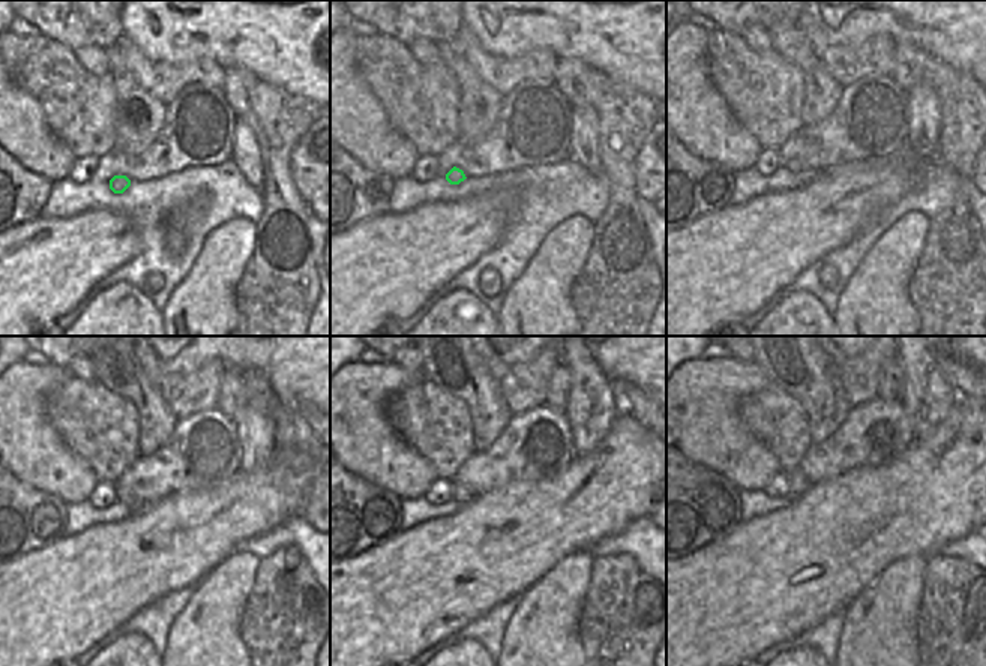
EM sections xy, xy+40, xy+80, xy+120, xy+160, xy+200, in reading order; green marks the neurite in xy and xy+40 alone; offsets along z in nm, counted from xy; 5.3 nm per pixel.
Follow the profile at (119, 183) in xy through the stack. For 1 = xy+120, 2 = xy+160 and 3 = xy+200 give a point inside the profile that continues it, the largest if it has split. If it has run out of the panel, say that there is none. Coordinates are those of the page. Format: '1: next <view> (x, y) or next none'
1: next xy+120 (125, 497)
2: next xy+160 (461, 494)
3: next xy+200 (797, 482)

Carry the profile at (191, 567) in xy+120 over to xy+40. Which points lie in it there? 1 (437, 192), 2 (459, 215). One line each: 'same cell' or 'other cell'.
1: other cell
2: same cell

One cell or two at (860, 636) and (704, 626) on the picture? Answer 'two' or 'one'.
two

